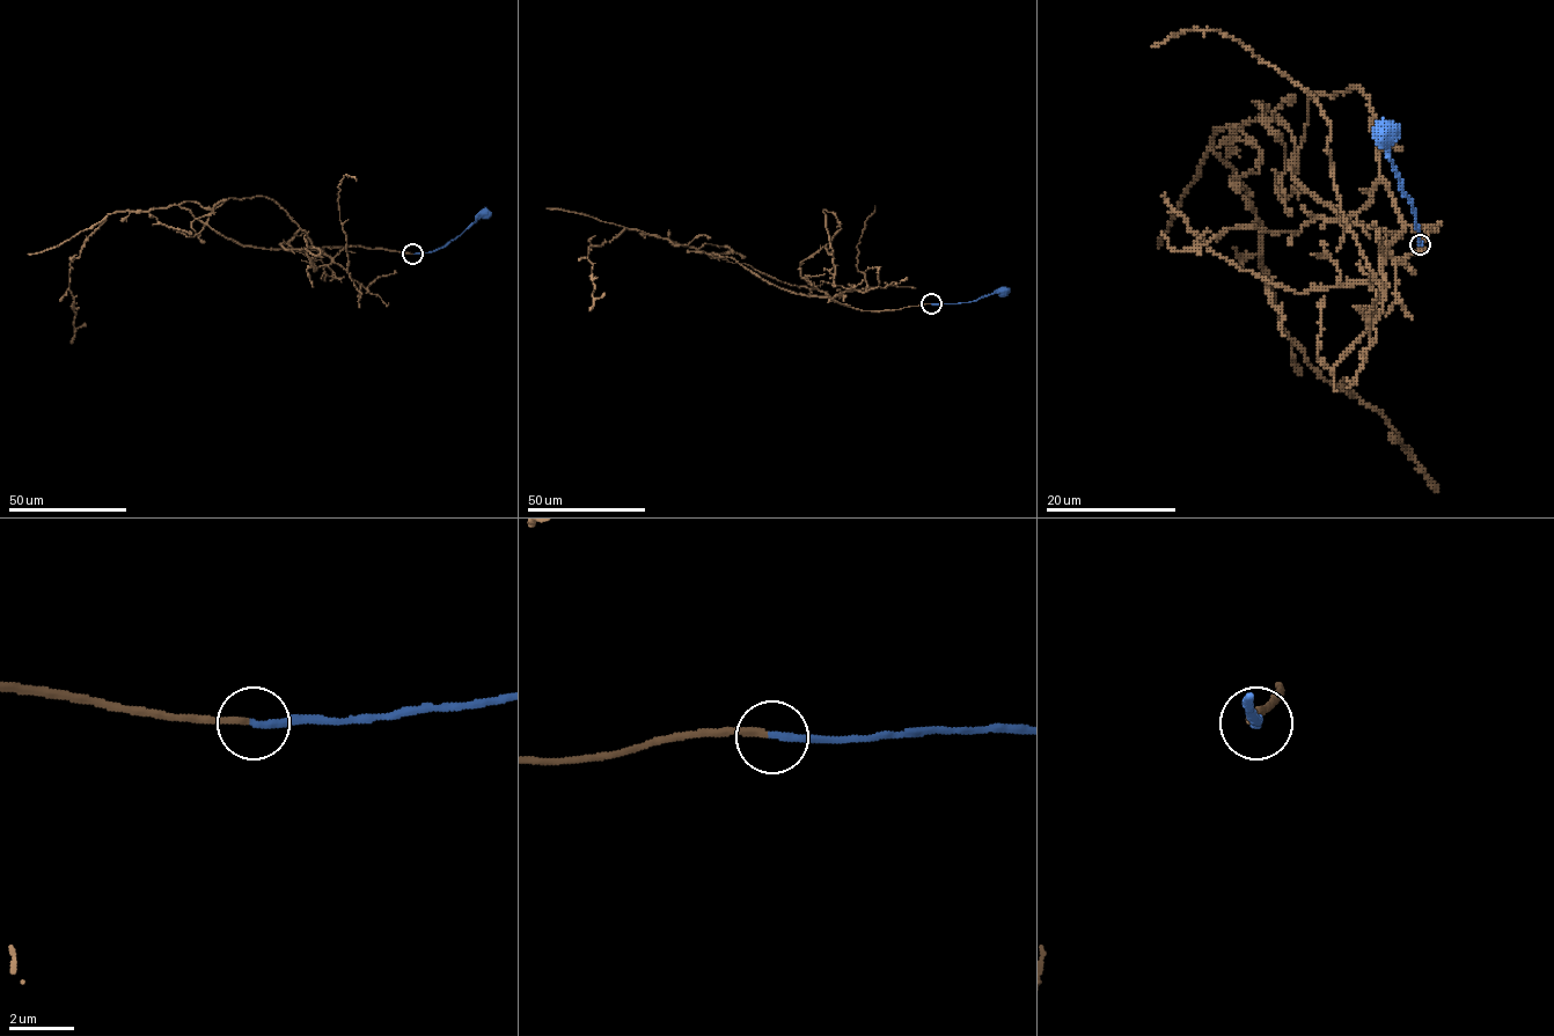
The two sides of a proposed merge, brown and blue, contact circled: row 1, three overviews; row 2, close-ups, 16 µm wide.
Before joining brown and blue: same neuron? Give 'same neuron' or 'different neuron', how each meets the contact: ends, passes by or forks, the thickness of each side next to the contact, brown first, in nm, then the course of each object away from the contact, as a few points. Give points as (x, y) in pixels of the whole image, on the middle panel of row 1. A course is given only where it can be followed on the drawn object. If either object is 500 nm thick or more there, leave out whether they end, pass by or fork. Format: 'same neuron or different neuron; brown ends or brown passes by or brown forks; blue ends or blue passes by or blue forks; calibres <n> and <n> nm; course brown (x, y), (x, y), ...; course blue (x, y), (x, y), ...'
same neuron; brown ends; blue ends; calibres 220 and 240 nm; course brown (931, 303), (854, 308), (789, 292), (731, 257), (624, 228), (588, 250), (593, 301), (603, 293); course blue (931, 303), (976, 301), (1005, 292)

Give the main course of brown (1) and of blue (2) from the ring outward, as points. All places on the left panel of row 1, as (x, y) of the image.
1: (412, 254), (353, 245), (286, 250), (242, 247), (176, 205), (110, 213), (71, 262), (74, 331), (85, 322)
2: (412, 254), (445, 247), (486, 212)

